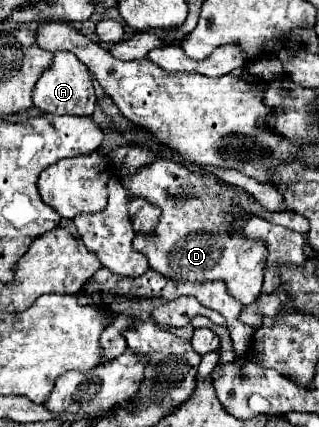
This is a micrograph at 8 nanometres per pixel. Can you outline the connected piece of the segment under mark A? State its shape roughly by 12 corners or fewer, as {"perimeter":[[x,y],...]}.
{"perimeter":[[55,51],[33,89],[45,113],[91,115],[85,63]]}

